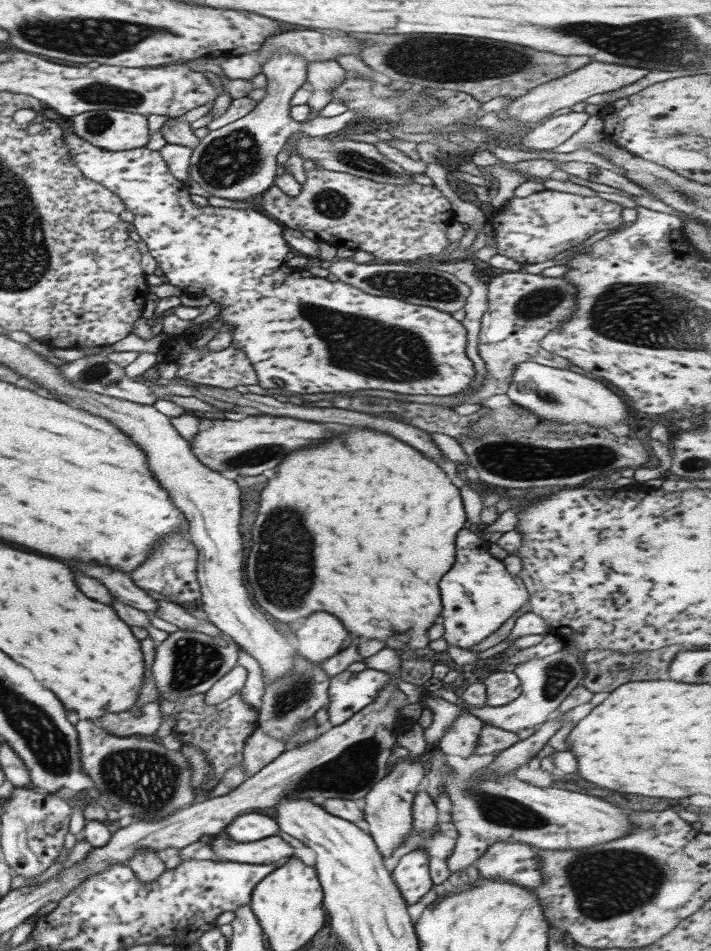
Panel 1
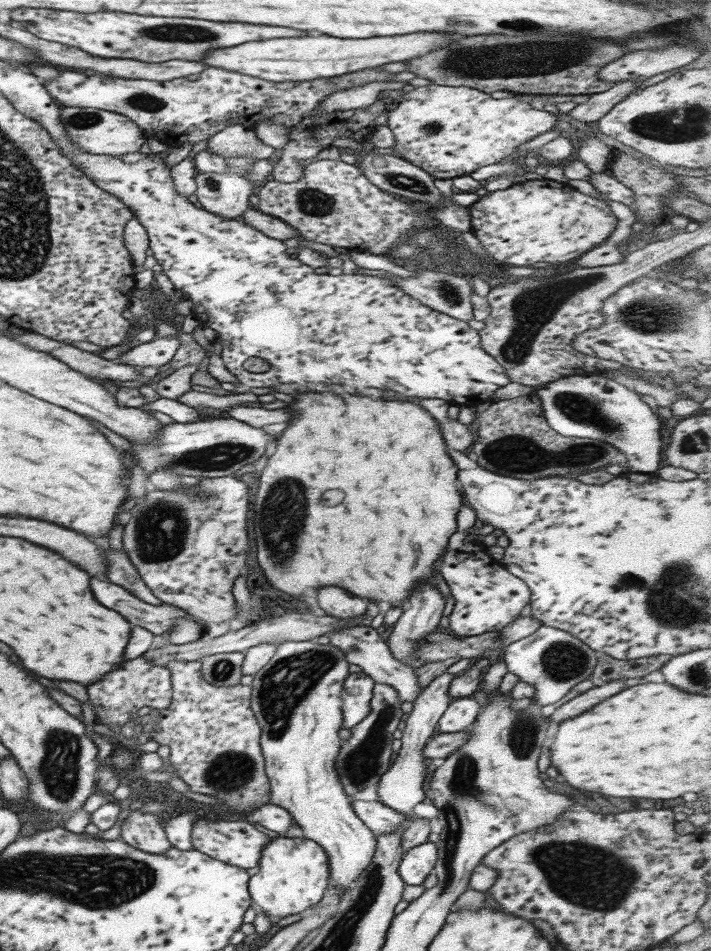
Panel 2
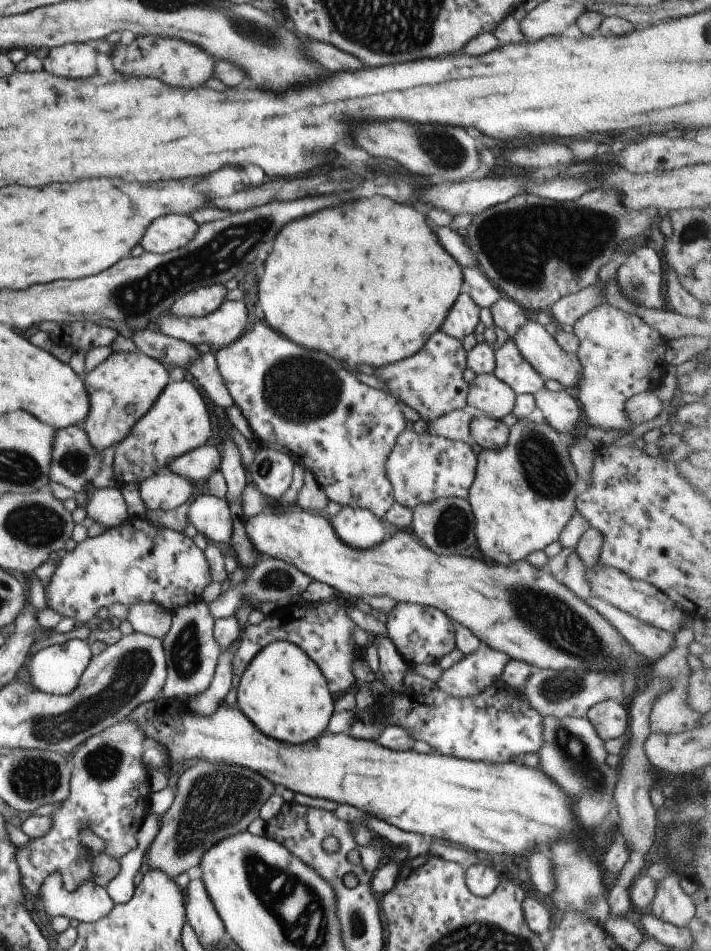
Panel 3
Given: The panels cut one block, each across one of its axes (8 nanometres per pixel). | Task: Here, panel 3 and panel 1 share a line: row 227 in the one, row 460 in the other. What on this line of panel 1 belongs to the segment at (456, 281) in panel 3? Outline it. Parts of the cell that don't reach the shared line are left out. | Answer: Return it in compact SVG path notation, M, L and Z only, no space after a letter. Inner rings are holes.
M343 428L337 438L343 440L327 440L323 444L305 448L305 450L295 450L281 464L277 466L277 474L266 480L265 490L261 490L259 496L259 506L257 506L257 515L251 528L251 548L245 560L245 580L247 586L251 588L251 596L255 600L259 610L267 612L269 616L279 622L285 622L290 627L296 627L301 624L301 618L307 618L307 614L315 612L329 612L341 620L345 630L355 636L355 638L369 638L369 640L387 640L395 634L405 634L407 638L423 636L431 628L435 618L440 616L442 606L437 590L439 578L451 568L453 564L453 542L455 534L463 528L465 524L465 512L461 506L461 498L457 488L451 484L451 480L445 476L445 472L435 466L433 462L425 460L417 450L411 446L389 438L385 434L373 434L369 430L355 428L357 432L349 432L349 428Z

